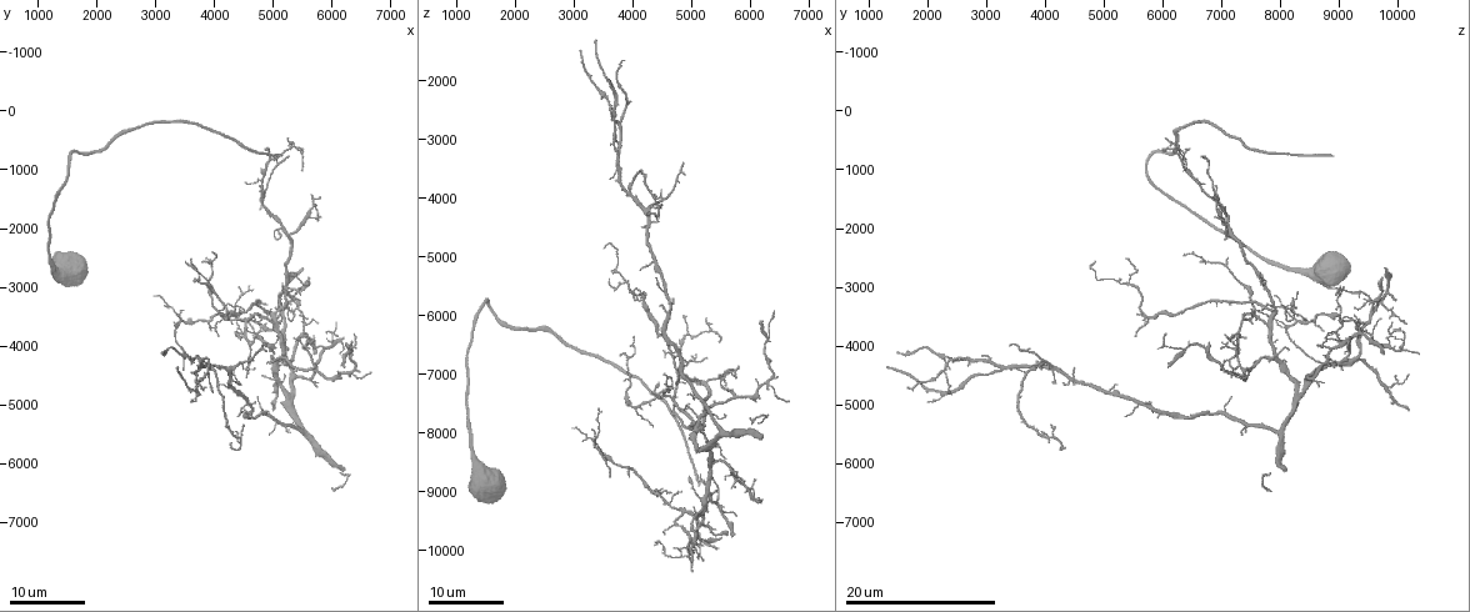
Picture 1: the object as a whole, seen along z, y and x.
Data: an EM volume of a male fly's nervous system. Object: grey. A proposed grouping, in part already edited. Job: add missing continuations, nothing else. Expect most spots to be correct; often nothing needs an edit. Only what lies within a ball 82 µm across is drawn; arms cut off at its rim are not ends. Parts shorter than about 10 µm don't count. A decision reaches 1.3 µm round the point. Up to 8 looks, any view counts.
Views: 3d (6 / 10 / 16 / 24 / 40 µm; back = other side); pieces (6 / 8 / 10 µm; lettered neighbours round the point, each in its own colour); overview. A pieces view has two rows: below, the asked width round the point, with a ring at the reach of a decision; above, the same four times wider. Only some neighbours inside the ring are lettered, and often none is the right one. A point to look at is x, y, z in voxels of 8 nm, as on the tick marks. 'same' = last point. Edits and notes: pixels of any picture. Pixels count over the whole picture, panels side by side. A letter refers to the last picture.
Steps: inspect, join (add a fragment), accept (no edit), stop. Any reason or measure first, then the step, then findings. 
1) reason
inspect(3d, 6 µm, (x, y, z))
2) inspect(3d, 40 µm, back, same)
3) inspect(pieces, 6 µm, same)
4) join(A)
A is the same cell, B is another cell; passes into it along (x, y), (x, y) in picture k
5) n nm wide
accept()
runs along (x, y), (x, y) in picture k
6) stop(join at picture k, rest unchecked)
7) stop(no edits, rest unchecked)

free end
inspect(3d, 24 µm, (4650, 3000, 9050))

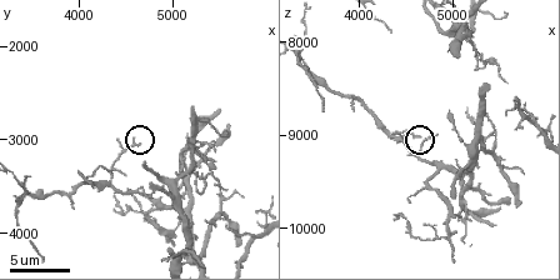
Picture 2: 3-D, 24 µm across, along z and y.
inspect(pieces, 8 µm, (4600, 3050, 9000))

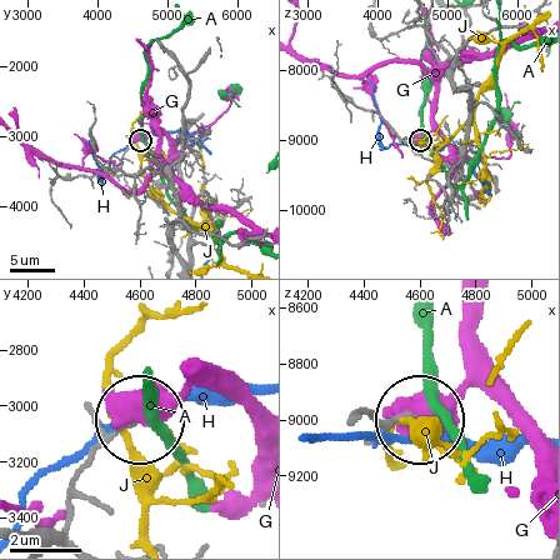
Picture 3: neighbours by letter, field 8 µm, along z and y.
150 nm wide
accept()
A, G, H and J are other cells; no lettered fragment goes on from it

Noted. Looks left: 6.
an open end
inspect(3d, 16 µm, (6250, 4350, 6100))

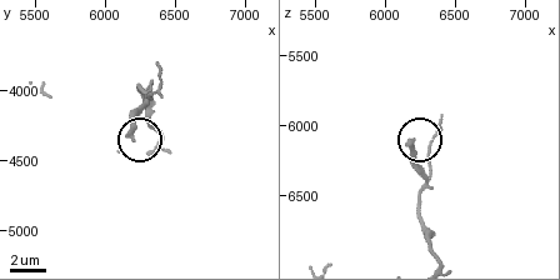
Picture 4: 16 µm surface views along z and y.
inspect(pieces, 6 µm, (6180, 4320, 6120))

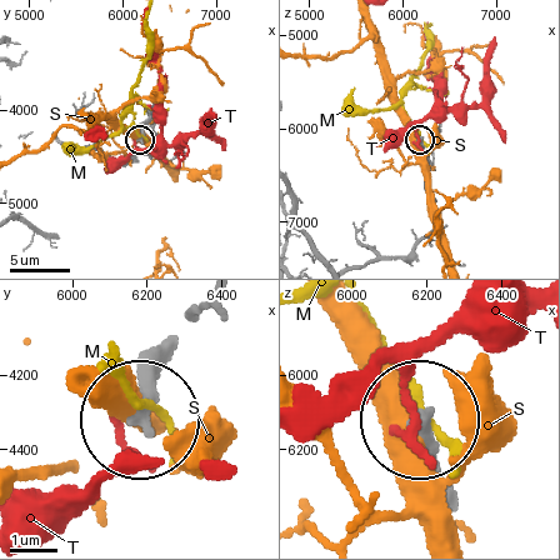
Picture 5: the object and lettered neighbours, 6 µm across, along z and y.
accept()
M, S and T are other cells; runs along (165, 361), (141, 418) in picture 5; none of them fits

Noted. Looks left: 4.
tapers out
inspect(3d, 16 µm, (3800, 2600, 6650))

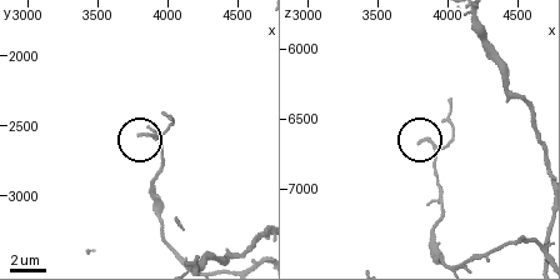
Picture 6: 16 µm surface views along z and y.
see the neighbours
inspect(pieces, 6 µm, (3820, 2560, 6660))

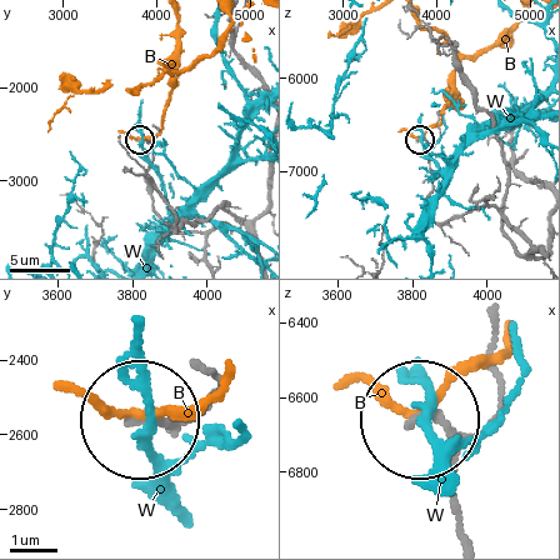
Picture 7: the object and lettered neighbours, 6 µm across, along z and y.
150 nm wide
accept()
B and W are other cells; no lettered fragment goes on from it

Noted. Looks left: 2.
free end
inspect(3d, 24 µm, (5200, 750, 6700))

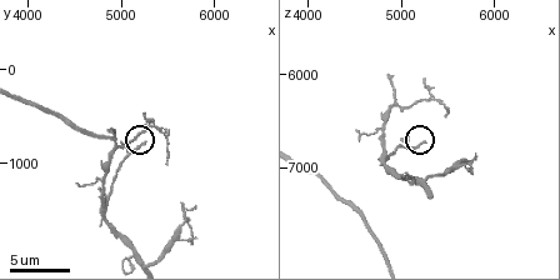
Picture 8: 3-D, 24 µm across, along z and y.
inspect(pieces, 10 µm, (5250, 800, 6750))

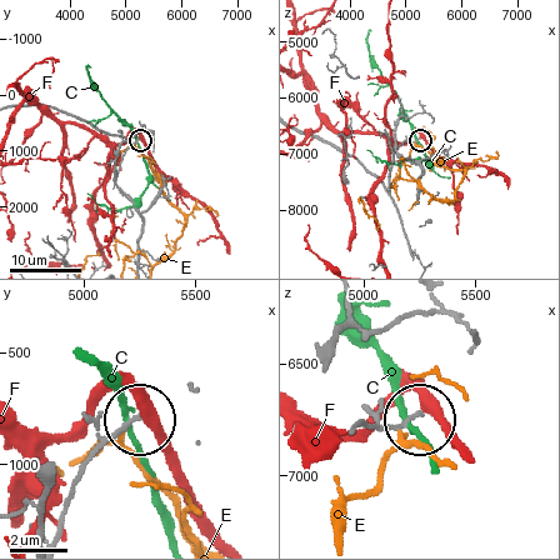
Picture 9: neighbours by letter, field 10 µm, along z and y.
accept()
C, E and F are other cells; no lettered fragment goes on from it

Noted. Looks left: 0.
stop(no edits, rest unchecked)

